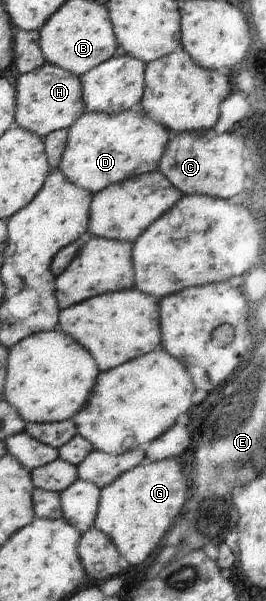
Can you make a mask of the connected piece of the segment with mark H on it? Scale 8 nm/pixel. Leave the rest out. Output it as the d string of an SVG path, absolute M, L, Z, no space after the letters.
M47 62L33 72L20 75L16 85L19 94L19 122L16 122L16 126L23 127L45 140L48 161L53 169L58 169L69 142L69 129L87 111L82 77L55 63Z

